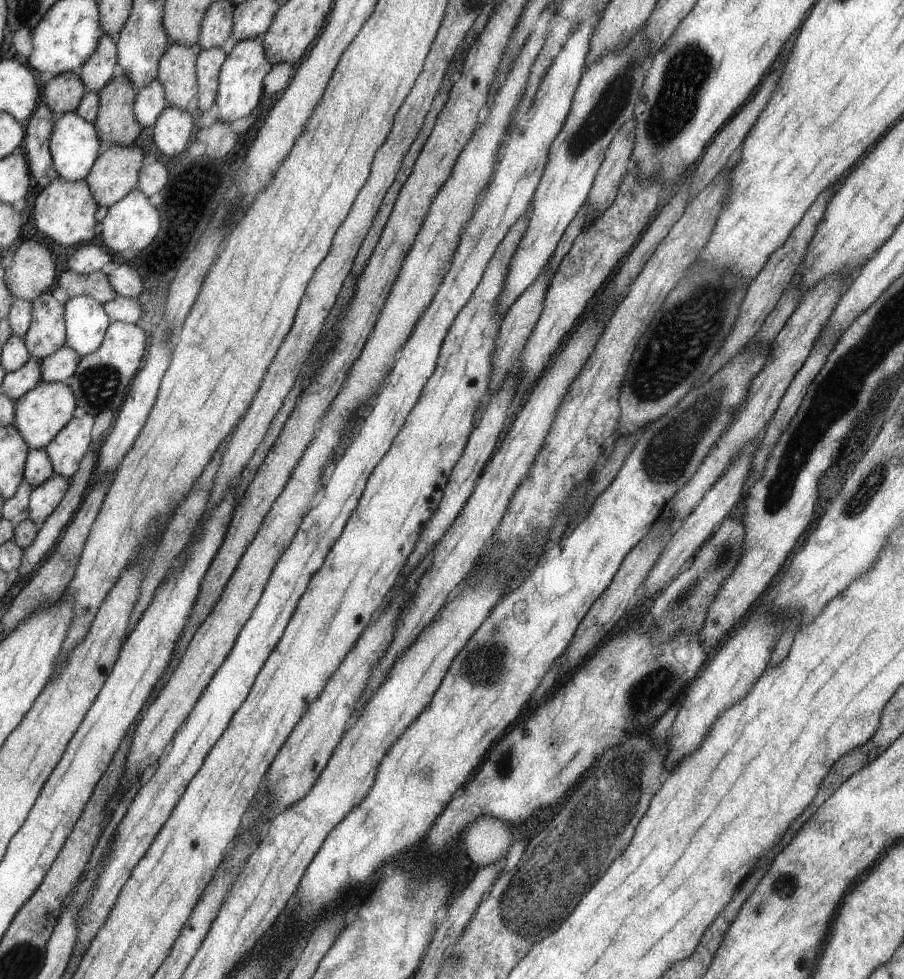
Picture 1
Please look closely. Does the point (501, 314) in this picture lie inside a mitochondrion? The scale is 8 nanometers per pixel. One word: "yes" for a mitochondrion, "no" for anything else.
no

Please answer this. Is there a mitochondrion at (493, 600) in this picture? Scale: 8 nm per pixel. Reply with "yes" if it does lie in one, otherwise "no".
no

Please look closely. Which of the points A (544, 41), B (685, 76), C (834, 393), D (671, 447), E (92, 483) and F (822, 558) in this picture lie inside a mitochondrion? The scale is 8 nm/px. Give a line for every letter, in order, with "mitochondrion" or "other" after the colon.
A: other
B: mitochondrion
C: mitochondrion
D: mitochondrion
E: other
F: other

